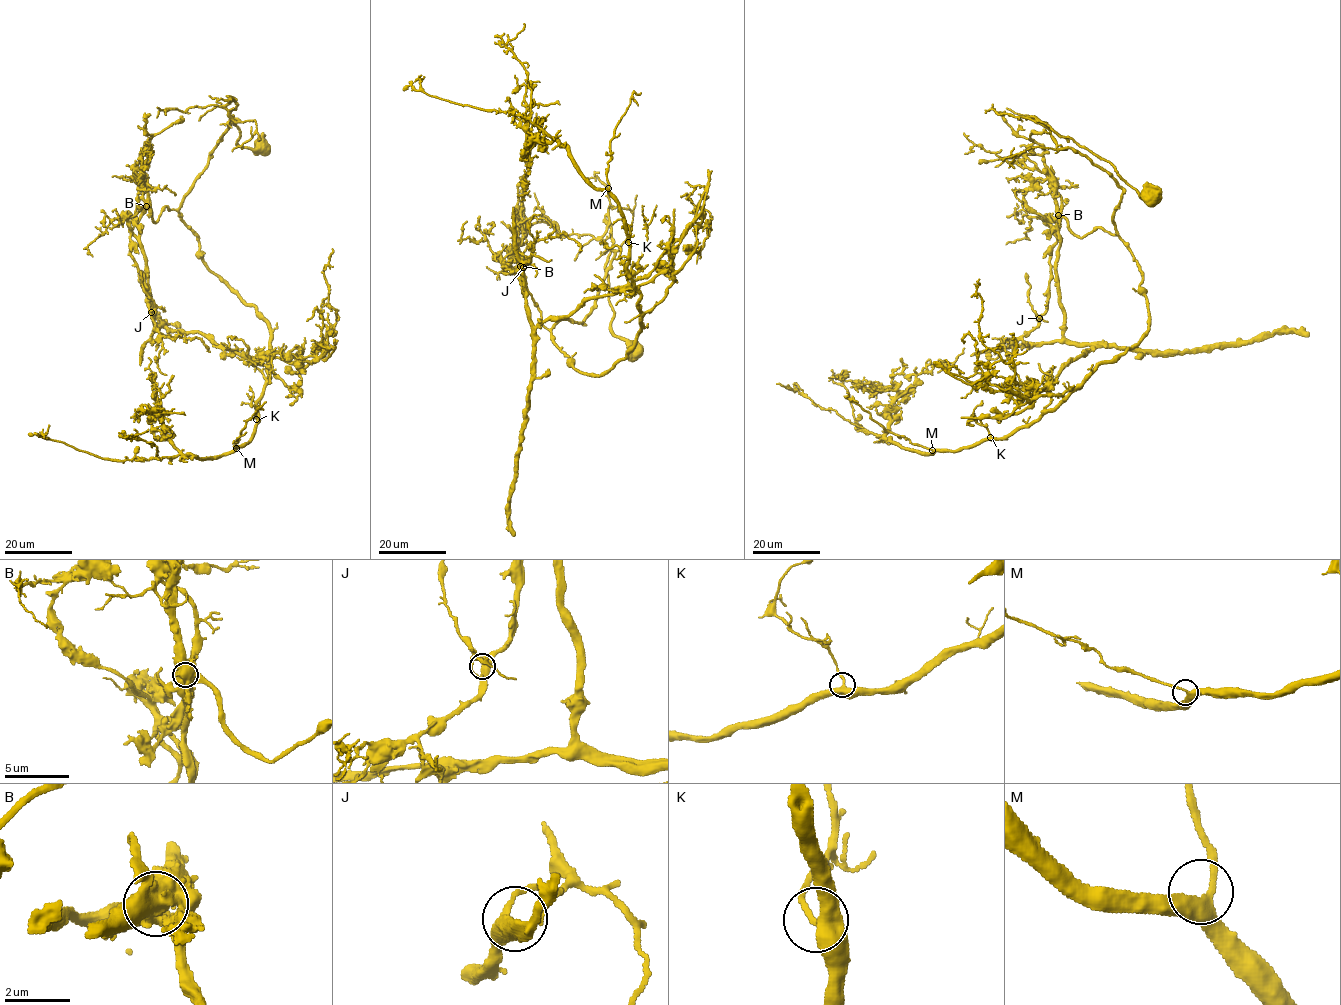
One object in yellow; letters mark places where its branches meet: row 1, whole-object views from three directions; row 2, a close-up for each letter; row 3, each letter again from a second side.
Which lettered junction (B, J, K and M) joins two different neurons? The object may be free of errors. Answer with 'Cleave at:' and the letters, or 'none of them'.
Cleave at: B

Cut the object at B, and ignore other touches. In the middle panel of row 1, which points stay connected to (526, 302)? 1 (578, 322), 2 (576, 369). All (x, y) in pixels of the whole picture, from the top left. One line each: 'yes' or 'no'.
1: no
2: no

